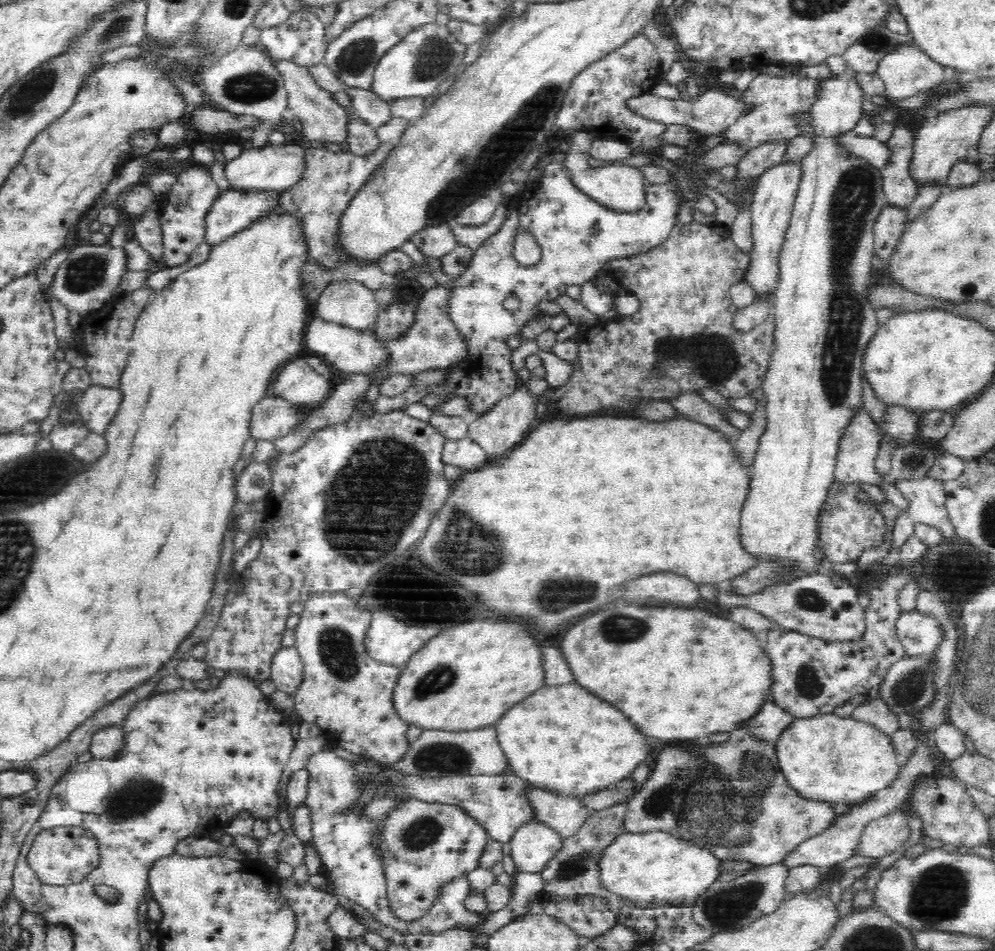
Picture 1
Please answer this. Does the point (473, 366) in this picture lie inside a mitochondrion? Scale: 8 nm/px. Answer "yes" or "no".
no

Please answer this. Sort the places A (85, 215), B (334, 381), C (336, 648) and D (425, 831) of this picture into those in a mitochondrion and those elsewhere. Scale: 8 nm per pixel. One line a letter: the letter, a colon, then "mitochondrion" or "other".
A: other
B: other
C: mitochondrion
D: mitochondrion

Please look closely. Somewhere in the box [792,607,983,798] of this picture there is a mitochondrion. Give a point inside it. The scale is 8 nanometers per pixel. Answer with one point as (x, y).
(908, 689)

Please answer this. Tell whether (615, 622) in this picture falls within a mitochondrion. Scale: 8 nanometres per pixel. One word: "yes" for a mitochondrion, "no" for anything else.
yes

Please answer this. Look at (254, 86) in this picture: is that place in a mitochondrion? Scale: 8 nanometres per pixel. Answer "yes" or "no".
yes

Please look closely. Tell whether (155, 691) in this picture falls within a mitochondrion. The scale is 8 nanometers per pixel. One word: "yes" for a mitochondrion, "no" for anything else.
no

